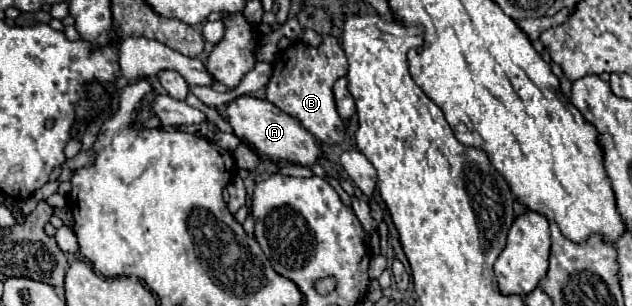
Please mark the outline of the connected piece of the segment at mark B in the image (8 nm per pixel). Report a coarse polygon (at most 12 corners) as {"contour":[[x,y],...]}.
{"contour":[[336,38],[294,44],[274,62],[266,100],[318,144],[344,140],[332,84],[346,76]]}

